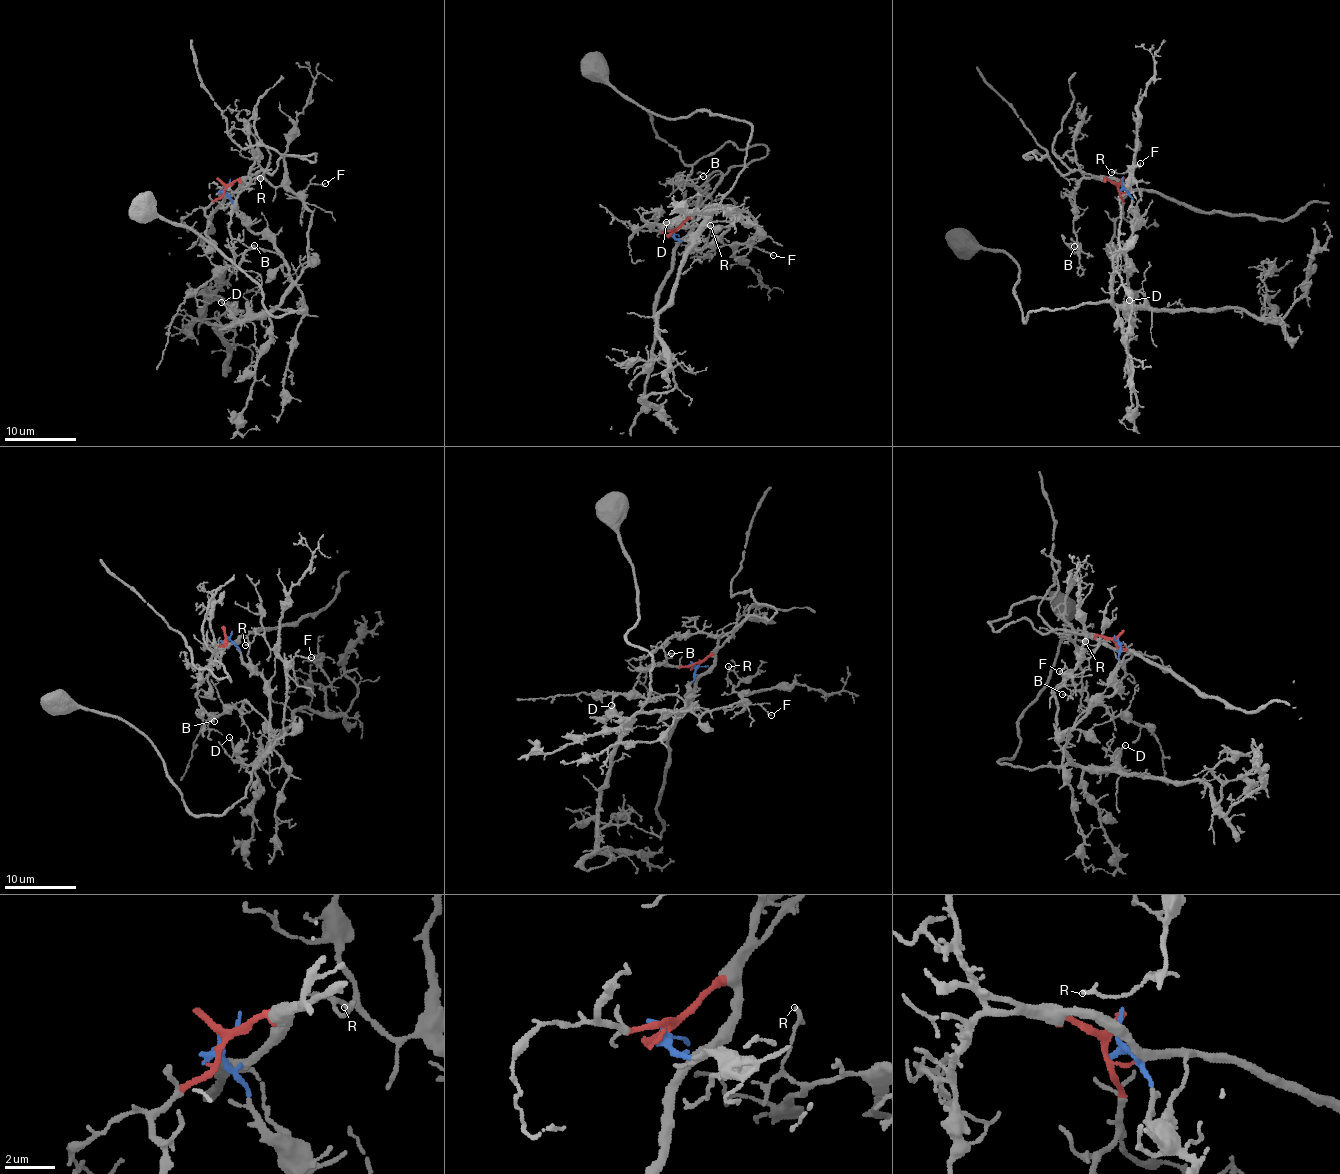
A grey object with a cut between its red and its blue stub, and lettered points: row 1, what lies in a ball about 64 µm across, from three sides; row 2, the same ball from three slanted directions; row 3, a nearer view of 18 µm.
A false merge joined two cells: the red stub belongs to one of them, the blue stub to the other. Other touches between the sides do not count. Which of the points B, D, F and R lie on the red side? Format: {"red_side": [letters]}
{"red_side": ["B"]}

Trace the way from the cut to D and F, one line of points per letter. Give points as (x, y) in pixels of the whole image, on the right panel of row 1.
D: (1121, 184), (1131, 197), (1131, 210), (1143, 222), (1125, 244), (1113, 273), (1112, 296), (1124, 312), (1128, 300)
F: (1121, 184), (1131, 197), (1131, 210), (1143, 222), (1115, 261), (1120, 196), (1139, 162)

